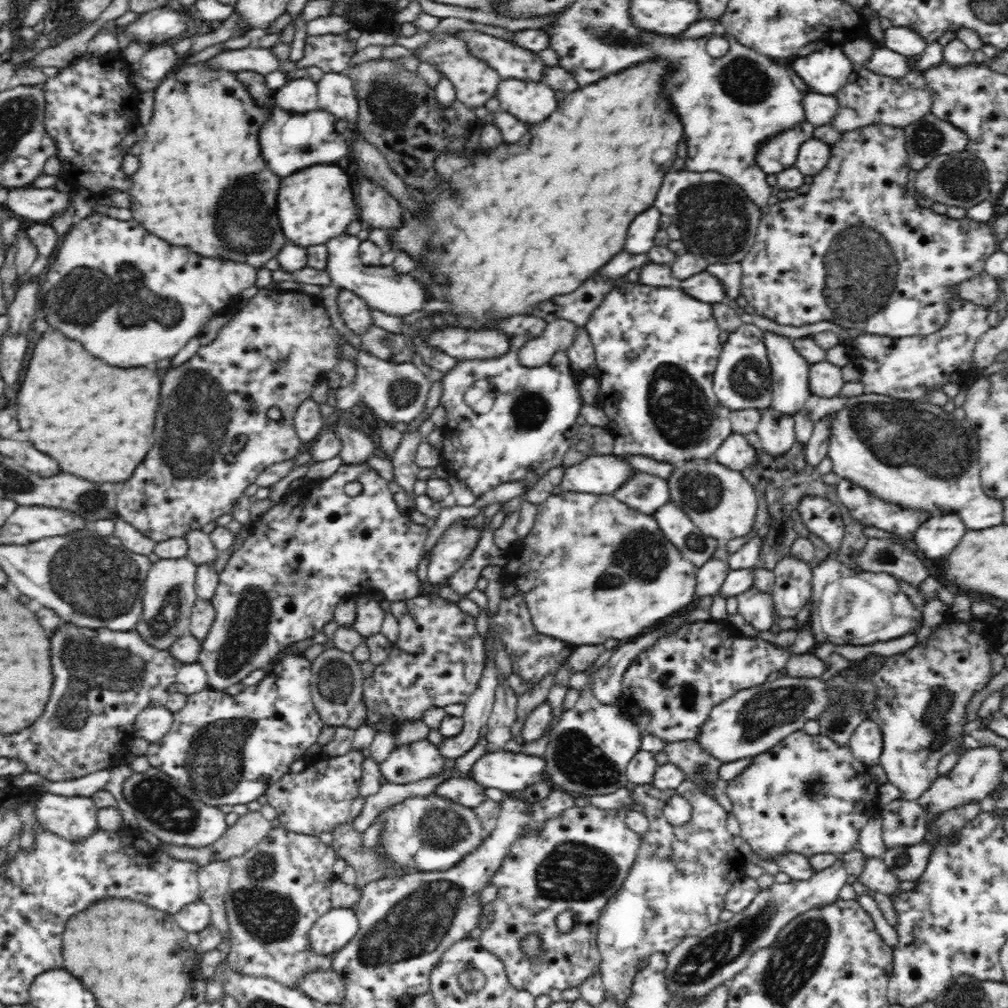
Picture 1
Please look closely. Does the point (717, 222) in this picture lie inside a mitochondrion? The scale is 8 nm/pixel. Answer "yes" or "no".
yes

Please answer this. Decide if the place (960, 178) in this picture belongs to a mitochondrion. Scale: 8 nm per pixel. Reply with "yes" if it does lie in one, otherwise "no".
yes

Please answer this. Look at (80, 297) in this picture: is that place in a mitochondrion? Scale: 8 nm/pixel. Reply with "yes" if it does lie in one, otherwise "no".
yes

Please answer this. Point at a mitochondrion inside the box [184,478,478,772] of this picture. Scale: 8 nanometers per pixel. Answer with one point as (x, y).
(248, 630)

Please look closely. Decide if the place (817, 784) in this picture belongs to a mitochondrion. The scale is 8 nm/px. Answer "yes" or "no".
yes

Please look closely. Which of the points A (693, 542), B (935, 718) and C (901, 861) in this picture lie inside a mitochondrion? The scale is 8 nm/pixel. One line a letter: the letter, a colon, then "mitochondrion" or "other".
A: mitochondrion
B: mitochondrion
C: mitochondrion

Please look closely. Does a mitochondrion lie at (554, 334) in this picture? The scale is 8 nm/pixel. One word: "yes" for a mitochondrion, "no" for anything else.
no

